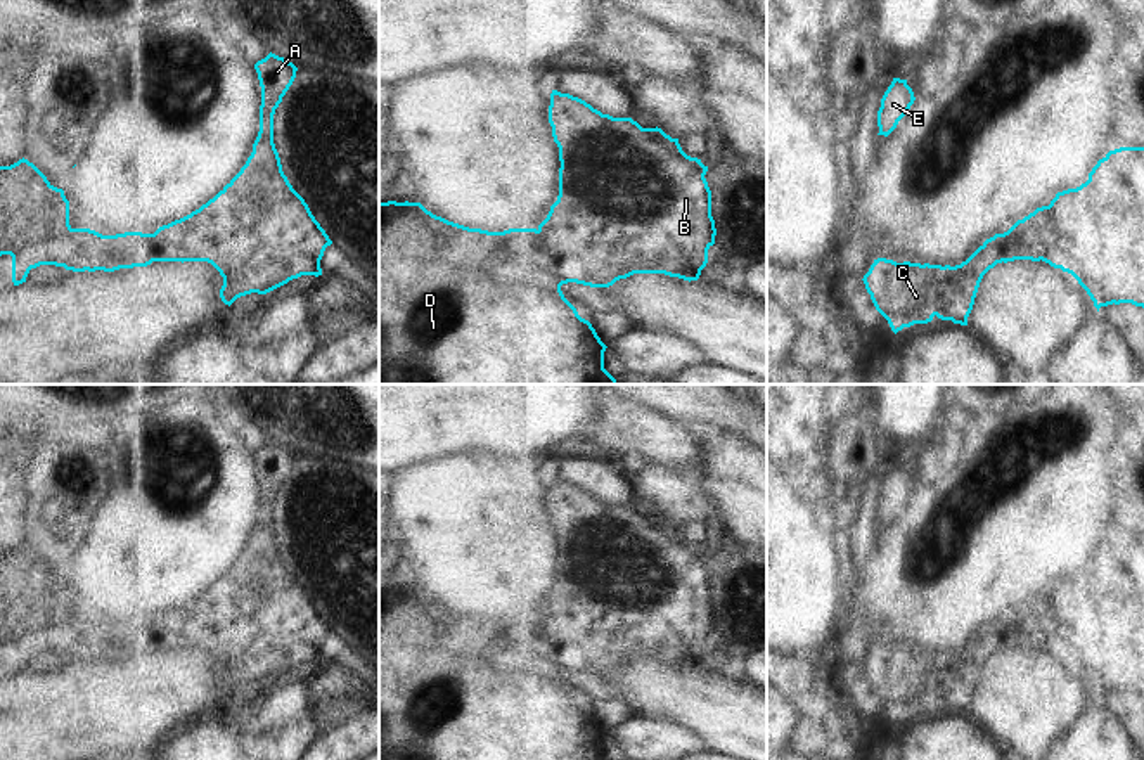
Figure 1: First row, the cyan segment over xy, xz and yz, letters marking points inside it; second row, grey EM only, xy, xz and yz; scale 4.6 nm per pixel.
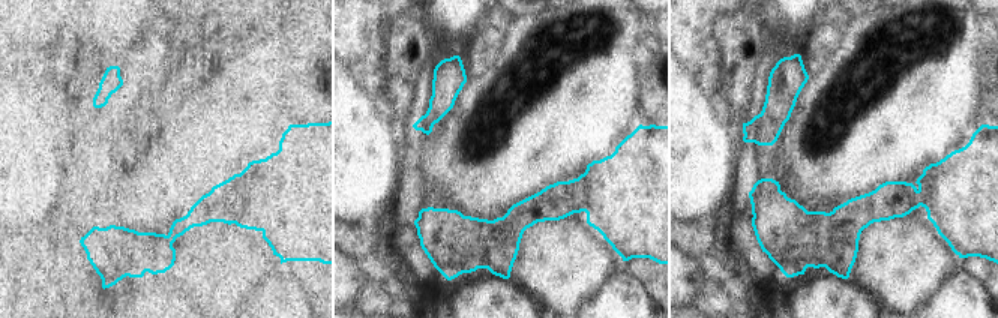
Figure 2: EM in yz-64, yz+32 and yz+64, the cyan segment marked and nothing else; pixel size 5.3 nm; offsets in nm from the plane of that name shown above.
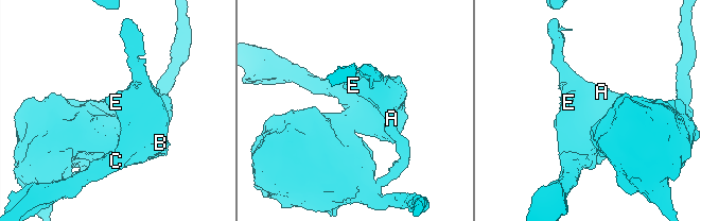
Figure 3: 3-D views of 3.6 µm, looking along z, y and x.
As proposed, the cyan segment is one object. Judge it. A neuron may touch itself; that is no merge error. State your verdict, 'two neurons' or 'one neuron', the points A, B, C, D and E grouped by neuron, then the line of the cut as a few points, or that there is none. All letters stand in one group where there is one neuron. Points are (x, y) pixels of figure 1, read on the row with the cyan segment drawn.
two neurons | A B C E / D | yz (1027, 218), (1041, 244), (1041, 253), (1004, 257), (999, 262)

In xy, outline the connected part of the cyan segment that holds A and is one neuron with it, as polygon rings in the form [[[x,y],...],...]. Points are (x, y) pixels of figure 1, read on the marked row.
[[[270,52],[254,64],[254,69],[261,87],[261,106],[260,132],[251,156],[213,199],[190,215],[159,227],[151,248],[152,261],[211,263],[223,277],[220,298],[228,306],[241,296],[267,294],[301,275],[322,275],[320,260],[332,244],[284,175],[273,144],[273,114],[292,85],[298,68]]]

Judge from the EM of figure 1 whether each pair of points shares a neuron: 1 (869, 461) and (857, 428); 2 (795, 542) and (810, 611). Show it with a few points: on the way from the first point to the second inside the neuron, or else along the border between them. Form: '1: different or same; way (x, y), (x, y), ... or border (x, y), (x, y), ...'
1: same; way (864, 452), (861, 437)
2: same; way (795, 560), (795, 594)

